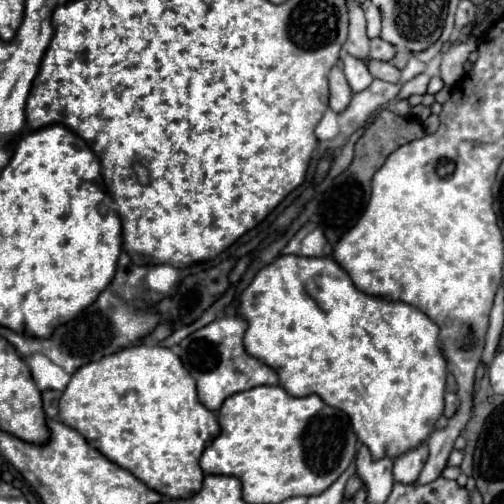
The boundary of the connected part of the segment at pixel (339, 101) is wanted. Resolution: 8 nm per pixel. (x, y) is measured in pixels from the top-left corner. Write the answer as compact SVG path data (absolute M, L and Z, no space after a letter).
M340 61L332 67L328 79L330 79L330 109L334 113L342 113L352 99L352 89L348 87Z

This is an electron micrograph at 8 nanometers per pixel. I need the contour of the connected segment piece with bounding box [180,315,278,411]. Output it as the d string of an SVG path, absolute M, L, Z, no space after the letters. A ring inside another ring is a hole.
M240 315L220 317L208 323L206 327L194 331L180 343L180 359L188 373L194 377L198 387L198 399L210 409L218 411L226 397L248 391L260 385L278 385L278 375L266 363L260 363L256 357L244 351L244 331L248 323Z

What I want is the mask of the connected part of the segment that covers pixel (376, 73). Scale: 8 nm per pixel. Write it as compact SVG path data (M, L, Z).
M370 59L370 61L366 61L366 67L368 67L370 75L376 77L376 79L382 79L382 81L388 81L388 83L398 83L400 81L400 69L396 69L390 63Z

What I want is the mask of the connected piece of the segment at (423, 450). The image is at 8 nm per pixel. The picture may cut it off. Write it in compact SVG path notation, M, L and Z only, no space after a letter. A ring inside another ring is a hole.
M420 445L418 449L412 449L408 453L404 453L402 457L398 457L394 461L394 481L410 485L418 479L424 463L428 459L428 445Z

